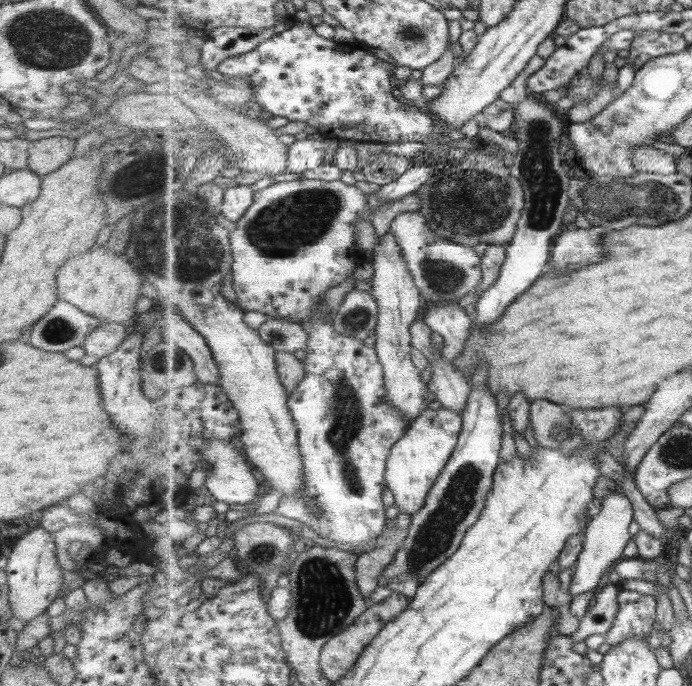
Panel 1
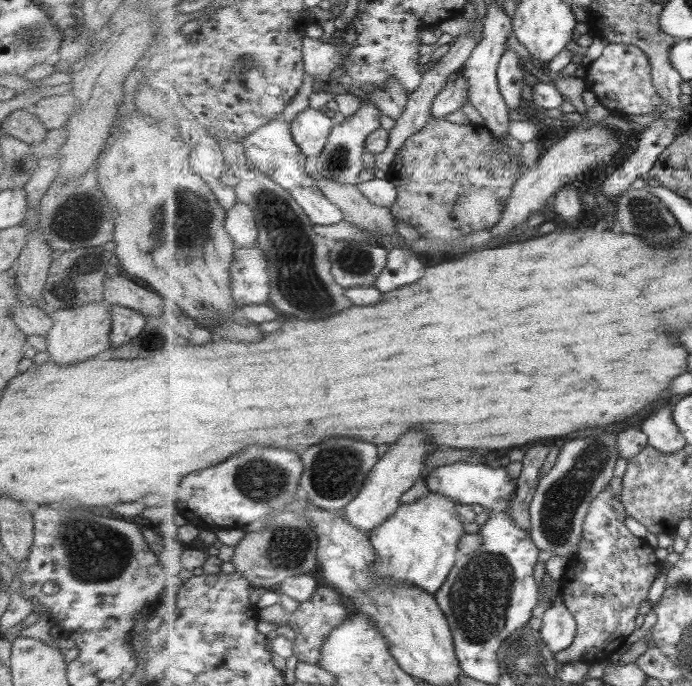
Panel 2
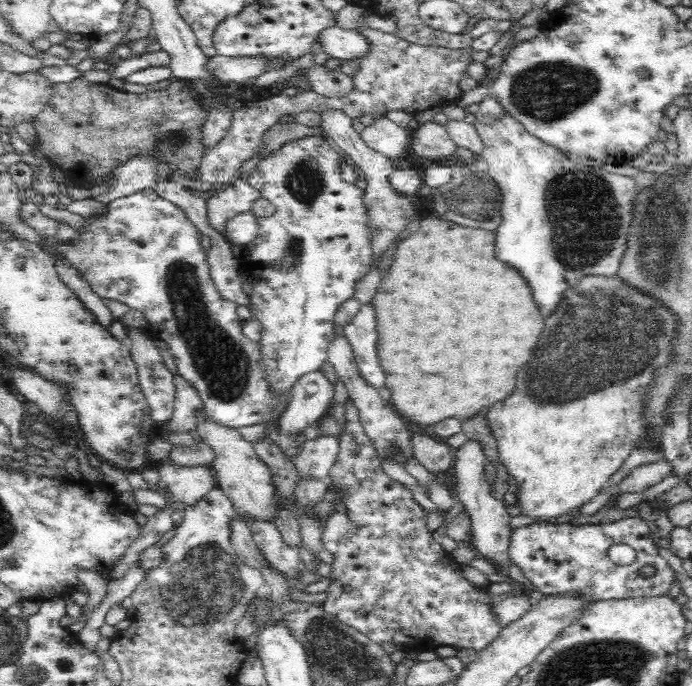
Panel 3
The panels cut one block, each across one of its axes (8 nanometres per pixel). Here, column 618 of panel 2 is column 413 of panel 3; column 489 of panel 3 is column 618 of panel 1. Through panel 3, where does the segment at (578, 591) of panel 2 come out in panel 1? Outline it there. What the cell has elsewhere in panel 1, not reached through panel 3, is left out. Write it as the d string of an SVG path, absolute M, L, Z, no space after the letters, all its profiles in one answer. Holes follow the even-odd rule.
M622 590L618 597L619 613L613 627L606 633L606 642L598 651L607 655L618 644L629 637L647 638L653 632L657 620L657 600L631 590Z

